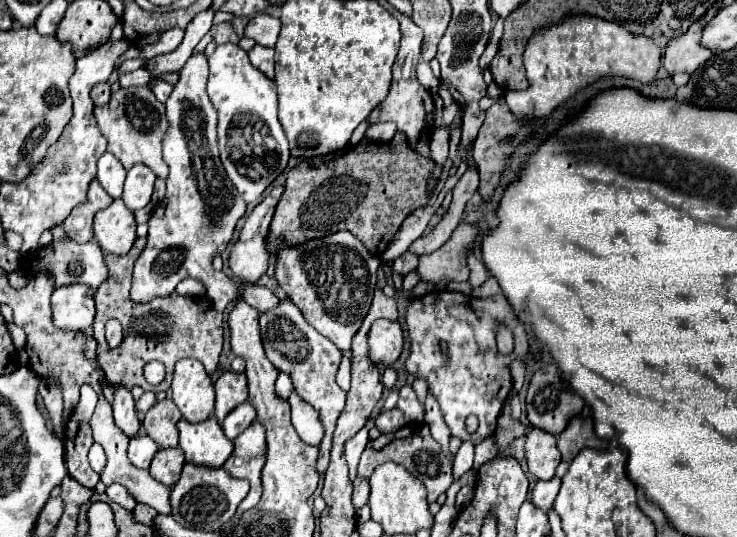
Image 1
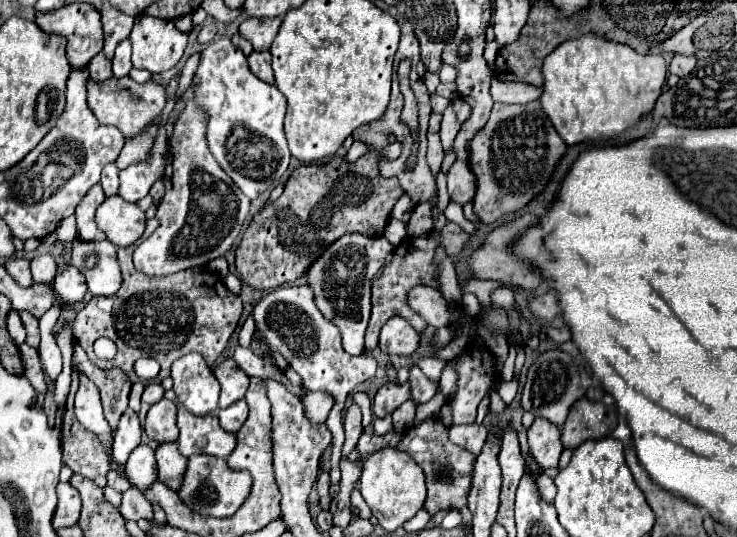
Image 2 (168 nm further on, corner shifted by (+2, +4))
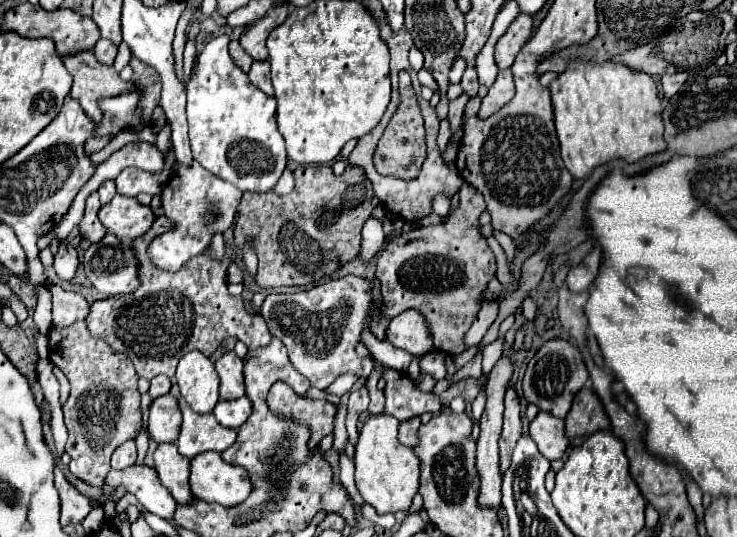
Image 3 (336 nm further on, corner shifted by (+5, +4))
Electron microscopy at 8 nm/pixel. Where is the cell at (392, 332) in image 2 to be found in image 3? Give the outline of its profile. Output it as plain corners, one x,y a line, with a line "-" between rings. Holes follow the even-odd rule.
407,310
395,316
387,330
387,340
413,356
425,356
433,350
427,320
419,310

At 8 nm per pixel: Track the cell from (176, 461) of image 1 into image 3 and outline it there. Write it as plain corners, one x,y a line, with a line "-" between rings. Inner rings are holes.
159,444
155,454
155,470
161,484
179,504
191,504
195,496
189,488
189,460
177,452
175,444

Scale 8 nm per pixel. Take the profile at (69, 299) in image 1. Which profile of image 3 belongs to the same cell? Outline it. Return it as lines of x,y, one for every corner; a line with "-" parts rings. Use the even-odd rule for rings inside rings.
69,242
69,244
59,244
59,250
55,254
55,272
61,280
73,280
75,276
75,270
79,266
79,260
77,260
77,250
75,246

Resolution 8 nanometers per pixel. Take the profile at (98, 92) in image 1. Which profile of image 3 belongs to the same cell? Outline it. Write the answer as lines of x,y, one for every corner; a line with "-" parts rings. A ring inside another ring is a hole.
99,40
95,44
95,56
103,64
113,64
113,60
117,56
117,44
113,44
111,40

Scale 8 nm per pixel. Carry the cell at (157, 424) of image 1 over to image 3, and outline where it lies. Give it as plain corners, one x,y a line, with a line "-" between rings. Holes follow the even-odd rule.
171,394
159,396
151,404
149,412
149,436
161,444
161,442
175,442
181,428
181,410
177,406
177,398

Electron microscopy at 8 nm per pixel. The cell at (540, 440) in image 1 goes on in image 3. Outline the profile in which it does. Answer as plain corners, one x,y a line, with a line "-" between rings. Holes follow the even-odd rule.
539,412
537,418
529,424
529,434
547,460
559,460
569,446
569,438
565,436
565,422
553,414

